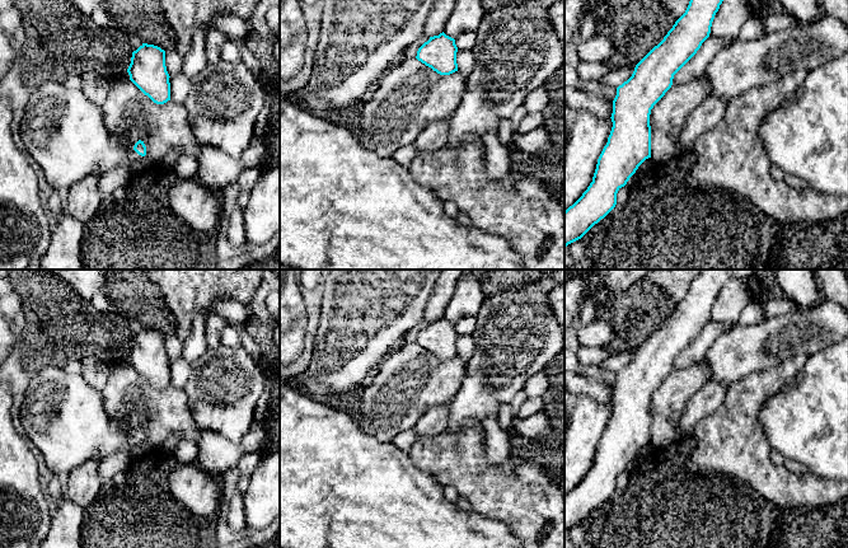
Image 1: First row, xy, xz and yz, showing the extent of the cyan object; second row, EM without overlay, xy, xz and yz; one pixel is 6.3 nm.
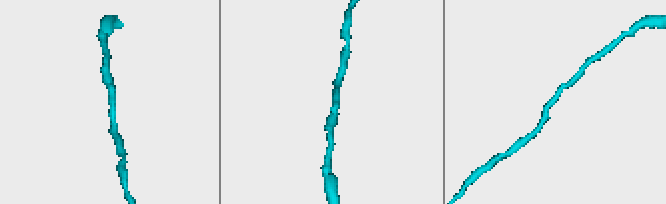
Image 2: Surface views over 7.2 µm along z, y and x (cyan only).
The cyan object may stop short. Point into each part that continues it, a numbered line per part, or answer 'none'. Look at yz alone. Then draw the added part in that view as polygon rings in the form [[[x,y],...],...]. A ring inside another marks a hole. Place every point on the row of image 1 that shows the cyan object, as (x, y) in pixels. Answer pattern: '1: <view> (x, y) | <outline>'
none

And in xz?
none

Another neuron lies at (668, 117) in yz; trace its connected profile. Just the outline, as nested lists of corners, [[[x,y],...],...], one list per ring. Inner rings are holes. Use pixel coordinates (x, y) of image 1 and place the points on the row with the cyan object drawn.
[[[706,74],[683,84],[674,84],[653,106],[650,114],[651,158],[666,164],[680,155],[678,141],[689,114],[709,97]]]

